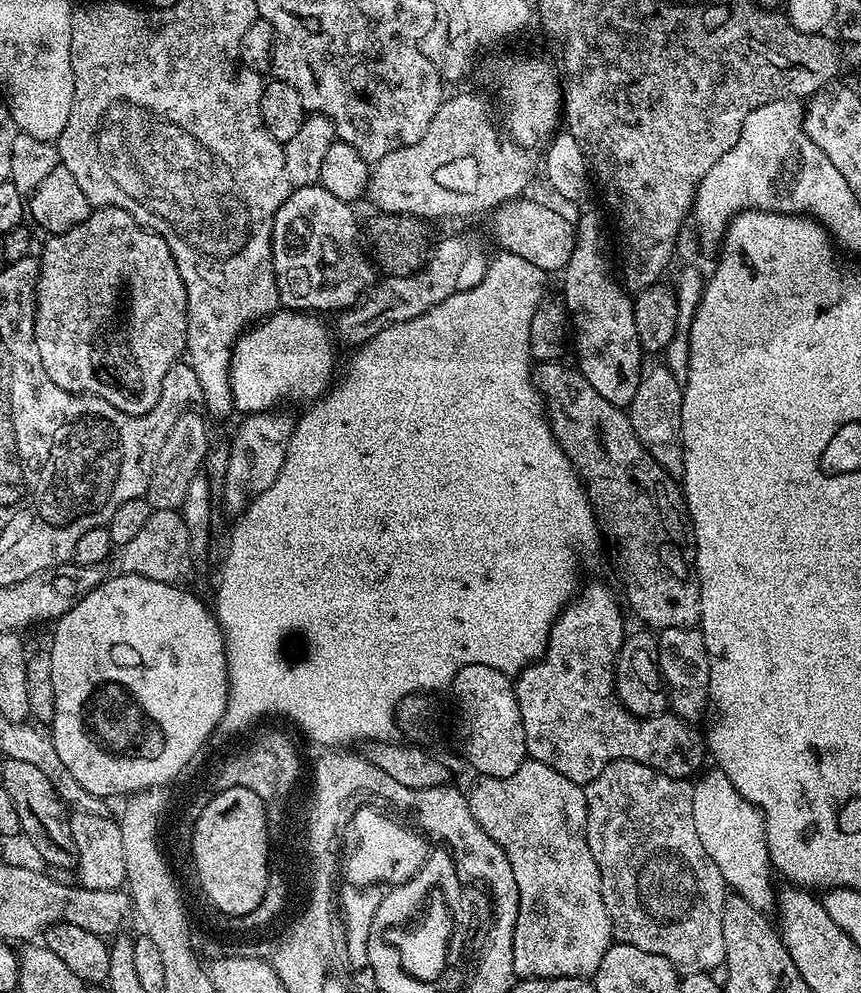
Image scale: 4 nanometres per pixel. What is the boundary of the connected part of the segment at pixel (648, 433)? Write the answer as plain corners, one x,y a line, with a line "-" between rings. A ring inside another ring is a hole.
652,368
643,373
640,385
626,411
634,426
634,434
646,450
666,471
677,478
684,474
684,443
682,442
682,402
684,390
681,377
668,368

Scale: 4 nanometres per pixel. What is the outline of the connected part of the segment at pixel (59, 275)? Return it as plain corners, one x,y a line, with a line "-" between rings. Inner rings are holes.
100,206
91,212
78,226
65,232
58,232
47,237
44,249
38,252
40,262
40,277
36,283
34,297
34,334
38,346
38,358
42,358
42,370
58,386
67,392
97,396
120,412
131,416
146,414
160,400
162,378
185,355
186,334
188,333
188,303
186,302
186,286
182,282
182,274
178,274
178,266
172,257
172,251
167,242
157,232
152,232
143,224
139,224
125,208
115,206

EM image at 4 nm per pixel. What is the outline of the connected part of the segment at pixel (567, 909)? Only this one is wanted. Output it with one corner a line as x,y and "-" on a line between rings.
531,758
524,760
518,770
515,770
514,774
511,774
509,777
494,778
480,776
477,781
477,784
472,788
472,792
469,791
467,793
470,814
474,814
478,826
482,826
482,830
486,830
486,834
488,834
498,846
504,848
504,853
509,856
510,866
512,867
512,873
516,879
516,885
518,886
518,894
520,895
520,909
518,910
516,933
514,934
514,970
516,971
517,977
595,977
598,966
602,962
602,954
606,954
608,947
614,943
614,933
612,930
612,919
606,910
604,899
602,898
600,867
594,862
594,854
590,854
590,846
587,845
587,802
584,797
584,788
579,784
570,782
570,778
558,774
558,770
554,770
550,766
546,766
542,762

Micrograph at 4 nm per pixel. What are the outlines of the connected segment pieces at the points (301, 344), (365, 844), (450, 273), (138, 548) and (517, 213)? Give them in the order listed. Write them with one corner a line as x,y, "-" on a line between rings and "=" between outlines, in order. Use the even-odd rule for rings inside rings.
277,310
249,328
237,340
236,347
232,350
232,365
228,375
232,387
232,402
237,413
270,412
284,406
280,404
300,404
303,400
315,402
329,391
333,383
332,371
336,368
336,352
332,349
334,336
329,329
328,332
324,329
320,320
323,319
306,312
=
364,805
356,809
346,825
342,870
346,872
345,881
351,886
399,886
419,873
428,858
430,846
421,833
378,811
377,807
=
448,236
441,242
440,249
438,249
437,252
435,249
435,251
429,255
428,259
424,261
424,266
420,271
411,272
409,276
385,275
357,304
353,304
352,307
346,308
343,312
339,313
339,315
335,317
335,339
339,341
339,343
341,340
344,344
359,346
365,344
370,338
374,338
374,334
382,334
382,330
386,330
398,322
410,322
414,318
426,314
434,306
446,302
446,298
458,294
462,290
470,290
474,286
478,286
478,282
482,282
482,278
486,274
489,263
490,256
484,253
484,248
480,245
478,237
=
177,509
153,510
150,518
146,518
141,532
130,542
126,542
119,549
121,573
129,576
141,576
154,582
166,582
179,585
192,572
192,547
190,534
186,530
184,517
=
528,199
507,200
505,204
492,209
492,236
500,250
507,255
530,262
542,269
545,274
559,273
570,262
576,241
576,228
573,221
571,224
562,213
555,212
536,200

